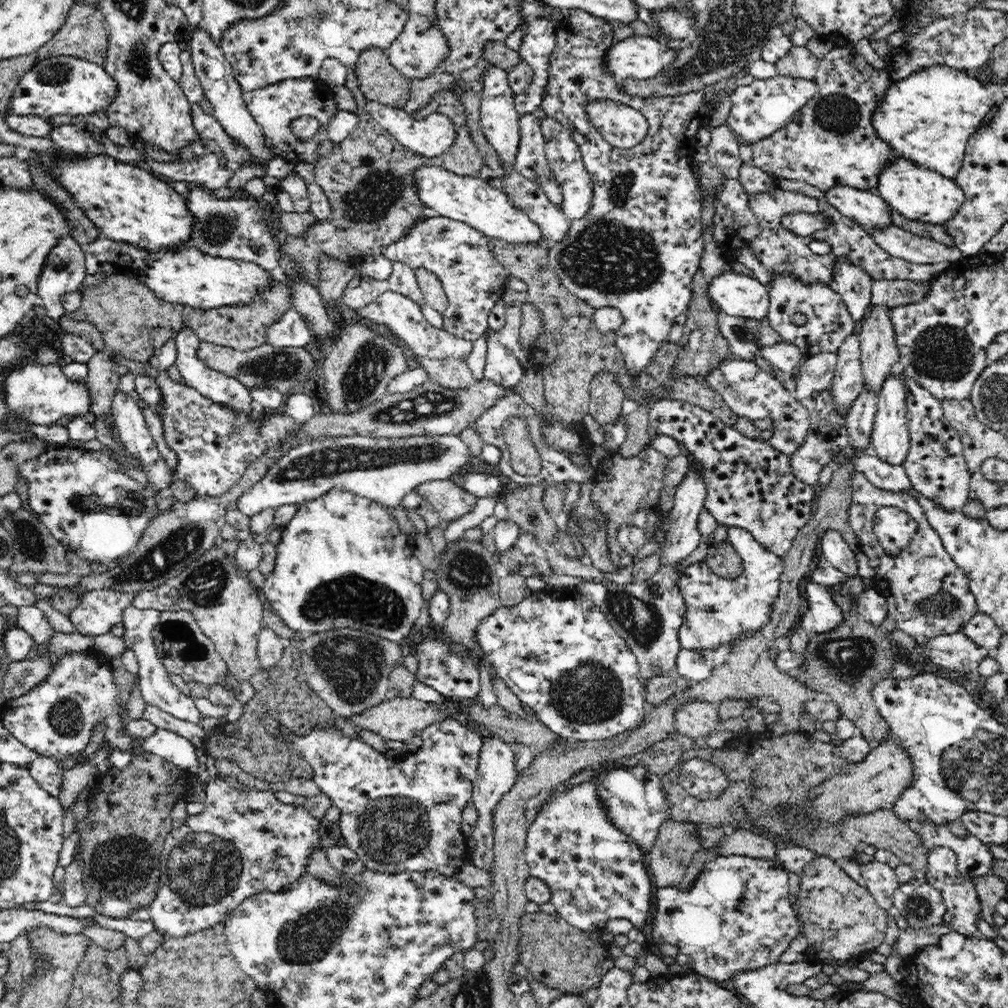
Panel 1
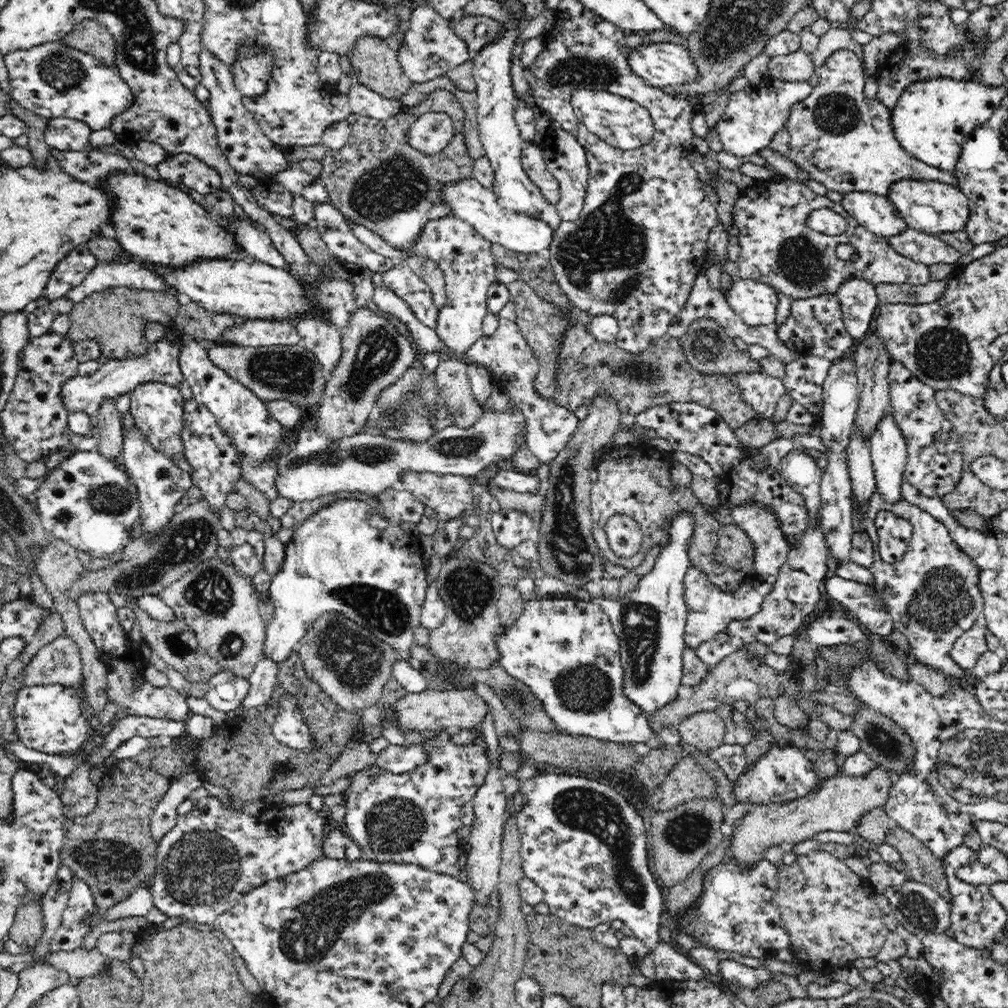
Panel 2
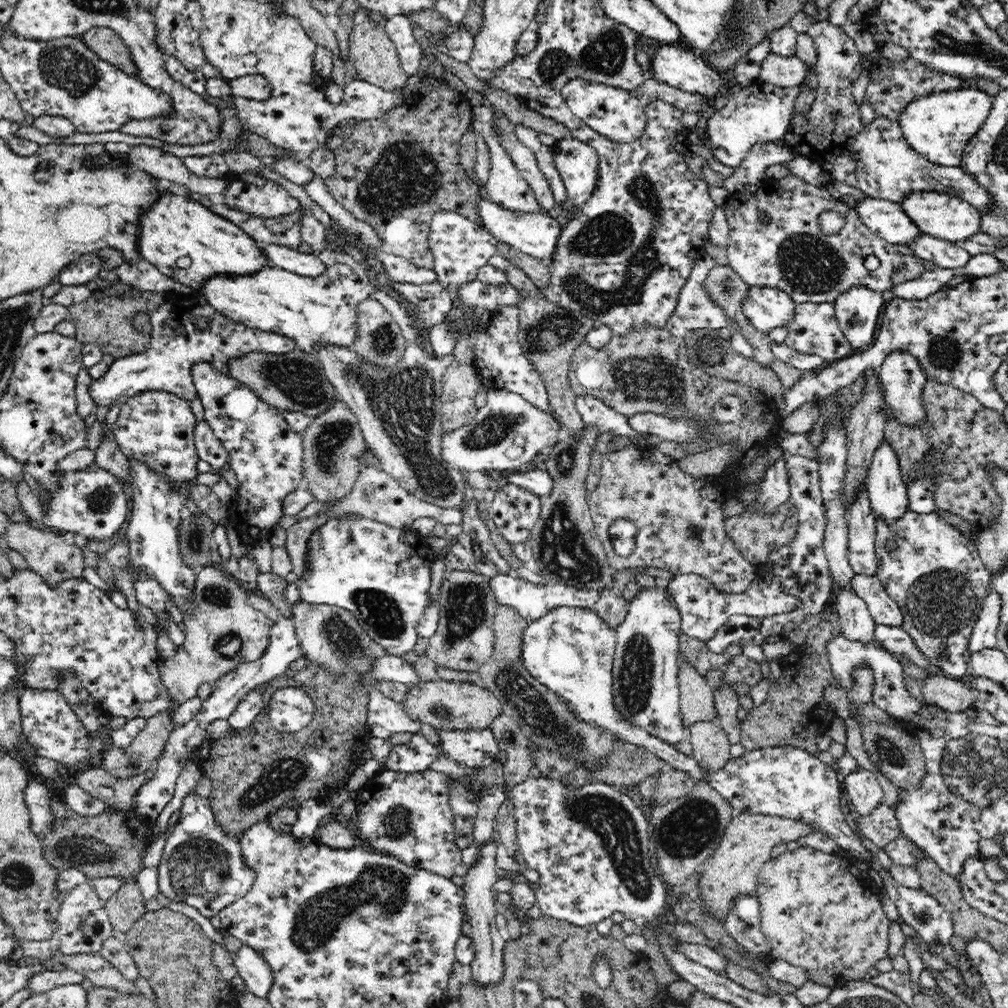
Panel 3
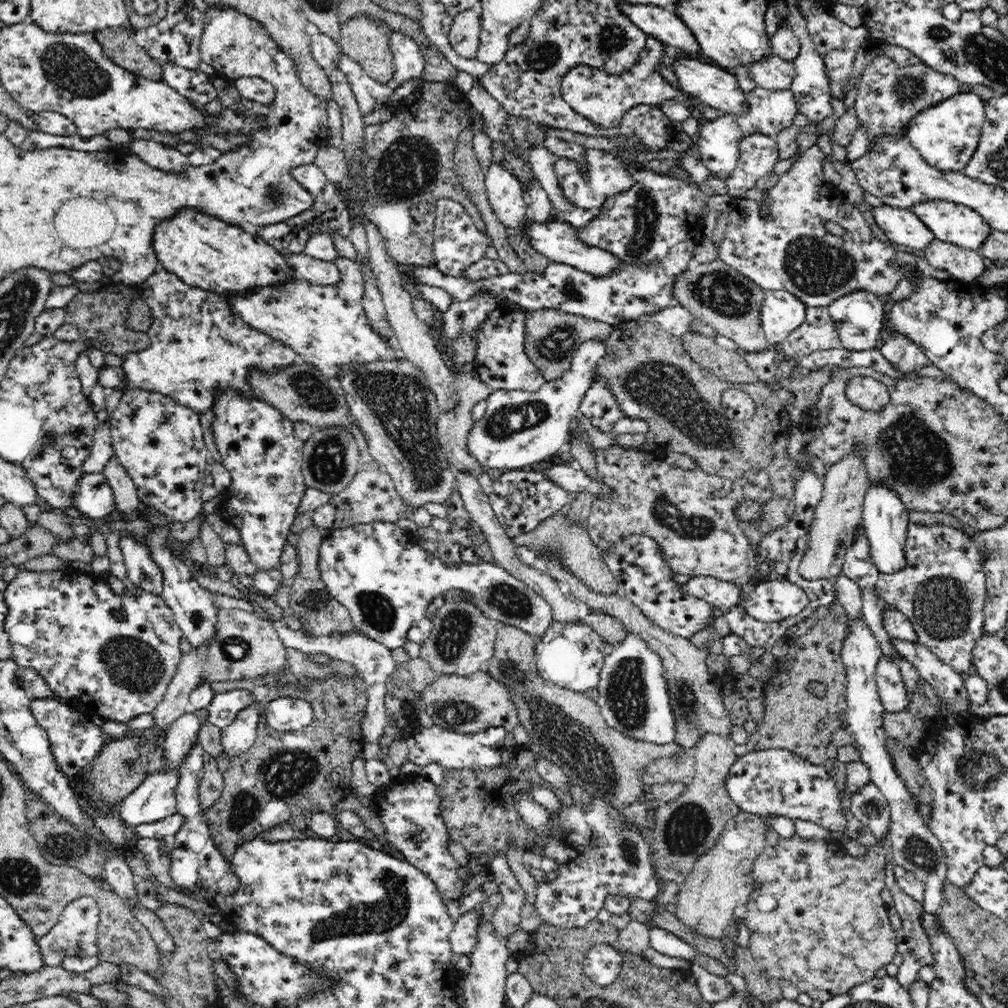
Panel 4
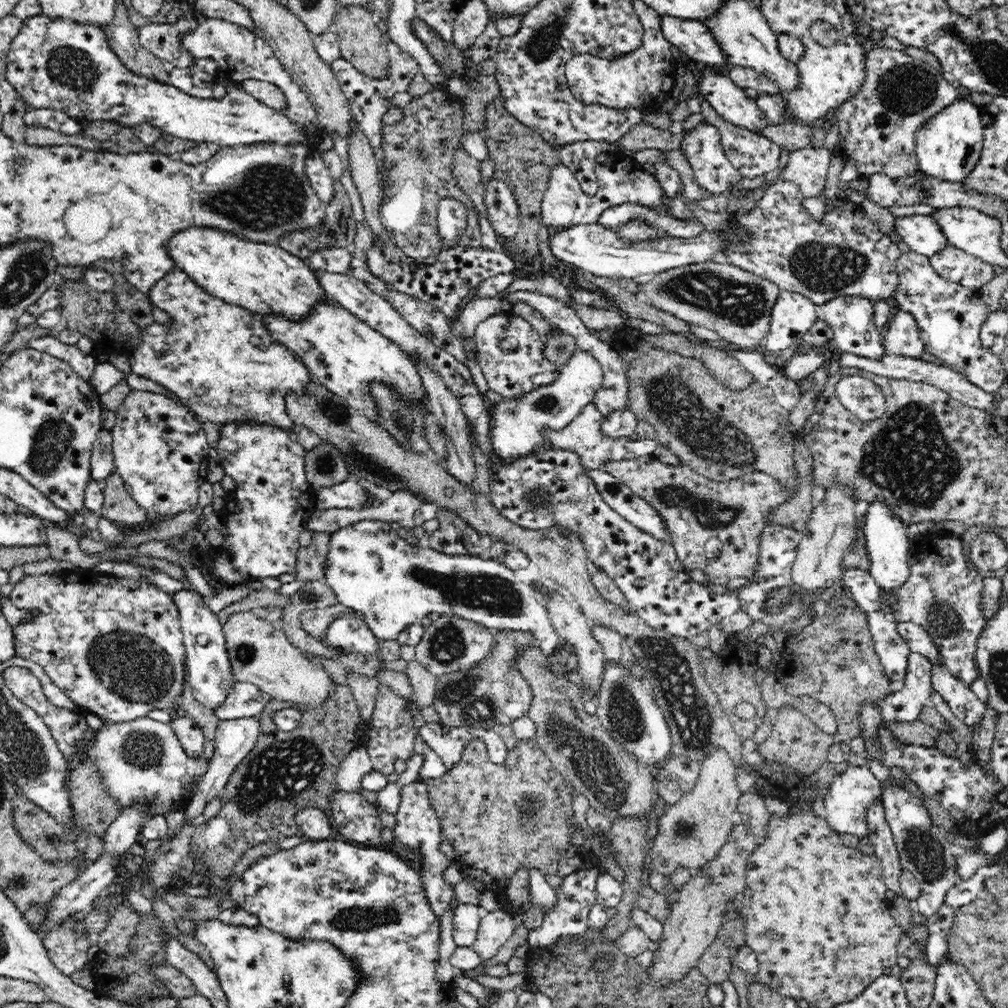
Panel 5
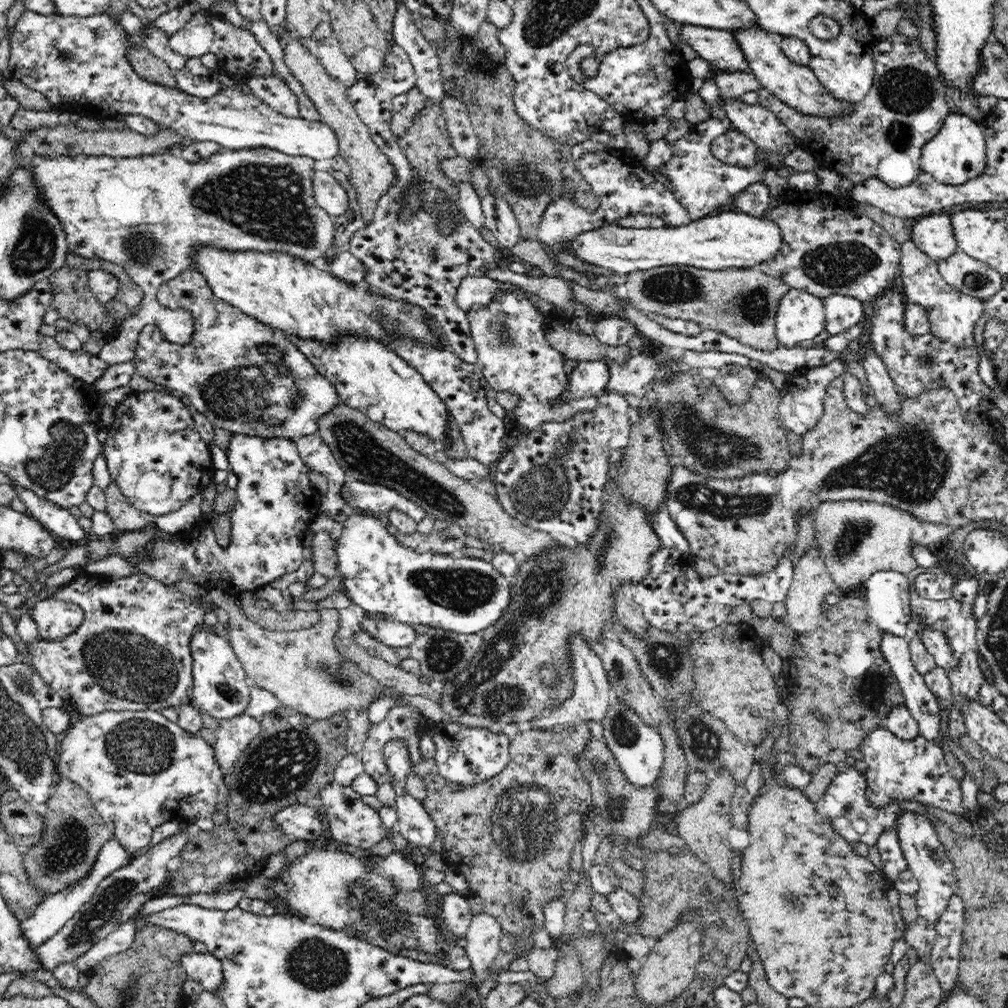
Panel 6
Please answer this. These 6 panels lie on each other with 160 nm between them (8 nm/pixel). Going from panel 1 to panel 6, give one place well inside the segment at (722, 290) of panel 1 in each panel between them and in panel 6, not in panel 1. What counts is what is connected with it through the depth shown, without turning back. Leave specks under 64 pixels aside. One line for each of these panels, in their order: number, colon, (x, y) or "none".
2: (754, 302)
3: (766, 308)
4: (783, 312)
5: (793, 315)
6: (801, 316)

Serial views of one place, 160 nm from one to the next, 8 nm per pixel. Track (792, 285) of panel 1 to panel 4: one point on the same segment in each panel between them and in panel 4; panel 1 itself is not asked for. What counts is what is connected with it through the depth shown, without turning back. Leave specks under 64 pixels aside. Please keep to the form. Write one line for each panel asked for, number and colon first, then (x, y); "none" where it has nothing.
2: (814, 327)
3: (814, 330)
4: (818, 333)

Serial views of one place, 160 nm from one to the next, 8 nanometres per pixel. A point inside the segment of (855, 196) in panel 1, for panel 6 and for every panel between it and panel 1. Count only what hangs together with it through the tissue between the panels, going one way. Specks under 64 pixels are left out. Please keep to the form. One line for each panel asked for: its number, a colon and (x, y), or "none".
2: (877, 214)
3: (887, 220)
4: (904, 229)
5: (923, 234)
6: (934, 234)

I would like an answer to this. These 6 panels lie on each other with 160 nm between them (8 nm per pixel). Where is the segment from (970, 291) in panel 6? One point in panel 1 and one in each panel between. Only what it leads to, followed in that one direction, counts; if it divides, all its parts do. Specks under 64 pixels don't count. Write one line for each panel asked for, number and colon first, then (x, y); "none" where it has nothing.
1: (894, 240)
2: (923, 248)
3: (946, 255)
4: (965, 265)
5: (952, 264)

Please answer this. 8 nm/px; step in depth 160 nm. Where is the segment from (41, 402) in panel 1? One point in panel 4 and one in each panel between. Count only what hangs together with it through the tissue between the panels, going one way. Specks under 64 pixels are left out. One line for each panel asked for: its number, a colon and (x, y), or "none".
2: (161, 363)
3: (177, 343)
4: (201, 348)

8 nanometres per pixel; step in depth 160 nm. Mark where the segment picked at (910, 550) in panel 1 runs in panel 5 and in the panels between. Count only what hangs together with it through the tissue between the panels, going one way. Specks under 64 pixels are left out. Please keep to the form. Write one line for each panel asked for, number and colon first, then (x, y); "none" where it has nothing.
2: (933, 593)
3: (935, 575)
4: (942, 591)
5: (943, 594)

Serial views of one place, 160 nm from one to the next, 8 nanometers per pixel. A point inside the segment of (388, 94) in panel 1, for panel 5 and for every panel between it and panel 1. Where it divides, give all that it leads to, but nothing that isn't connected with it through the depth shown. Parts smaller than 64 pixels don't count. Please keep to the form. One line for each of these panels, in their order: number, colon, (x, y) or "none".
2: (375, 63)
3: (374, 55)
4: (360, 38)
5: (361, 43)

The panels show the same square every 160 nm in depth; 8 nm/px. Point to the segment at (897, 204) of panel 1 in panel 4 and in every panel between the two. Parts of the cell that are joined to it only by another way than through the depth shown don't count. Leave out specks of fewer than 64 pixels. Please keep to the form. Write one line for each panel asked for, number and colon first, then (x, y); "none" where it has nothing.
2: (930, 207)
3: (937, 214)
4: (958, 225)

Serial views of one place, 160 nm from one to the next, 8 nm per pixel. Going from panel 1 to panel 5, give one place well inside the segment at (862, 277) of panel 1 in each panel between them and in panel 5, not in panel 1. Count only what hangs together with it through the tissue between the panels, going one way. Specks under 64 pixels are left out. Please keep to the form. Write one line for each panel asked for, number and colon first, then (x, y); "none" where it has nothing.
2: (858, 299)
3: (857, 309)
4: (858, 317)
5: (849, 319)

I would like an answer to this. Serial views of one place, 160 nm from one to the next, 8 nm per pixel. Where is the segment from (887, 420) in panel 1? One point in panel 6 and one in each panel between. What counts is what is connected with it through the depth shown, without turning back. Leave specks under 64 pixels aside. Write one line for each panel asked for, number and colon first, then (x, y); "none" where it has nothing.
2: (888, 448)
3: (886, 491)
4: (885, 524)
5: (885, 532)
6: (888, 603)

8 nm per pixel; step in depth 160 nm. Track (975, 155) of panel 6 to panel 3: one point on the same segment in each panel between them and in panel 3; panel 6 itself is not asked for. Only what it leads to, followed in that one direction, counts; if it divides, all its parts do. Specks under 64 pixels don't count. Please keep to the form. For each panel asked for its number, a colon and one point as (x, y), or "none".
3: (939, 127)
4: (946, 136)
5: (949, 148)

